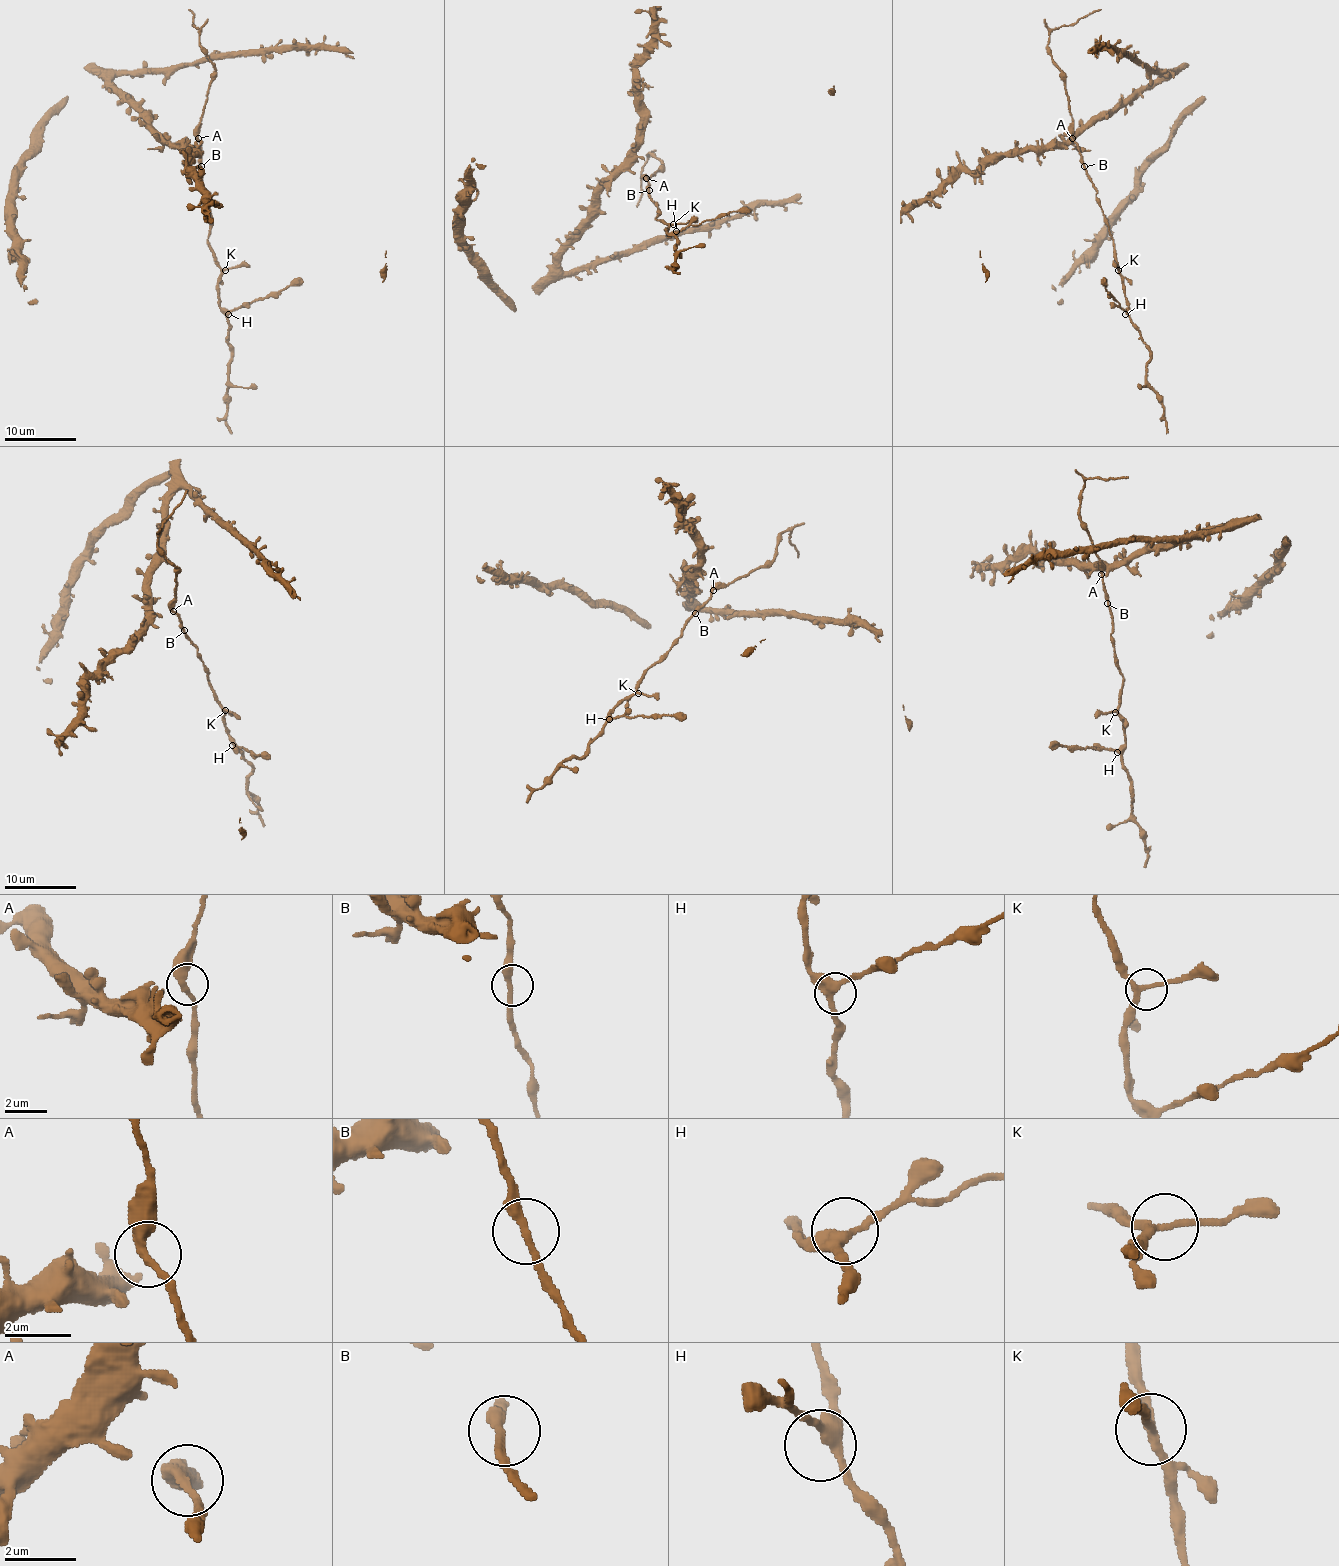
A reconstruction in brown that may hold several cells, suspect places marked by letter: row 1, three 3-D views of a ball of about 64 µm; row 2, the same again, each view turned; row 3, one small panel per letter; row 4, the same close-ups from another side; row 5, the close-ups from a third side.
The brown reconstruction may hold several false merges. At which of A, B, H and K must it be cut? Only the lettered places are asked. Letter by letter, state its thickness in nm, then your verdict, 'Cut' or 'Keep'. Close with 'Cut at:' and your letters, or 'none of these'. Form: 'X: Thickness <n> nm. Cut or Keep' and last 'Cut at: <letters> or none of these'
A: Thickness 360 nm. Keep
B: Thickness 260 nm. Keep
H: Thickness 360 nm. Keep
K: Thickness 220 nm. Keep
Cut at: none of these

